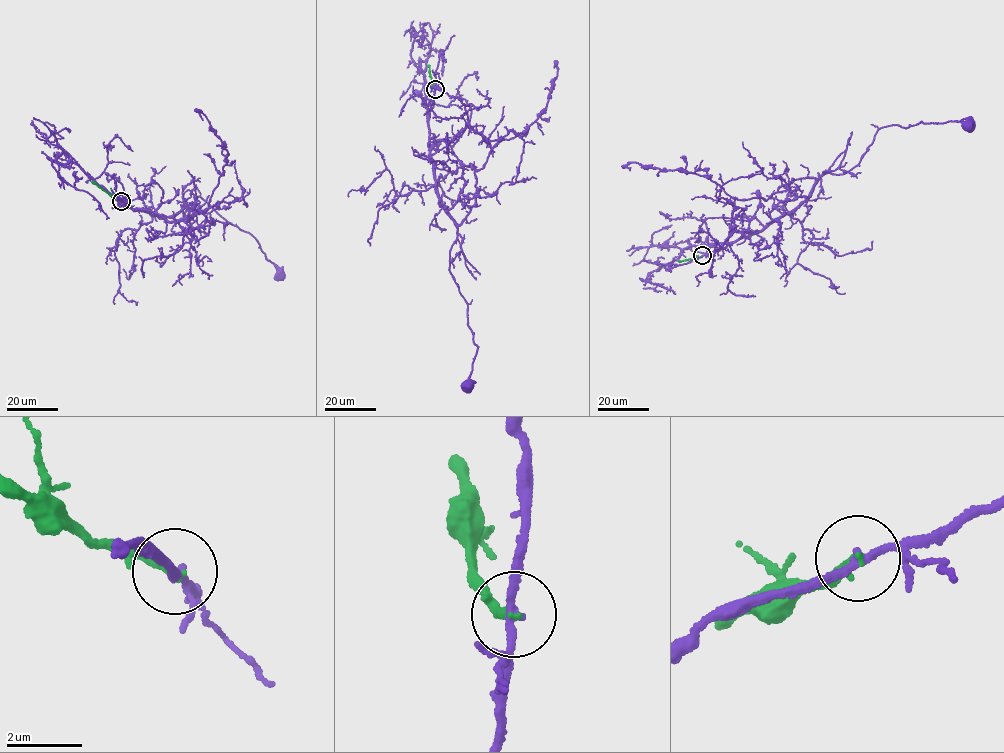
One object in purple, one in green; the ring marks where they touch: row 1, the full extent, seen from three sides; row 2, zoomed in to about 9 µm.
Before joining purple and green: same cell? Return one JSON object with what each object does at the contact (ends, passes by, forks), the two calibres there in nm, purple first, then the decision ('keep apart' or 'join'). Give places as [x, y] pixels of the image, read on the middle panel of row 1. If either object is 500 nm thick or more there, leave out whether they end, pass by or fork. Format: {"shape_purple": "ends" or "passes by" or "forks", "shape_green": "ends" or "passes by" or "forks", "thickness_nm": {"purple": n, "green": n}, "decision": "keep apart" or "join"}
{"shape_purple": "forks", "shape_green": "ends", "thickness_nm": {"purple": 160, "green": 240}, "decision": "keep apart"}

